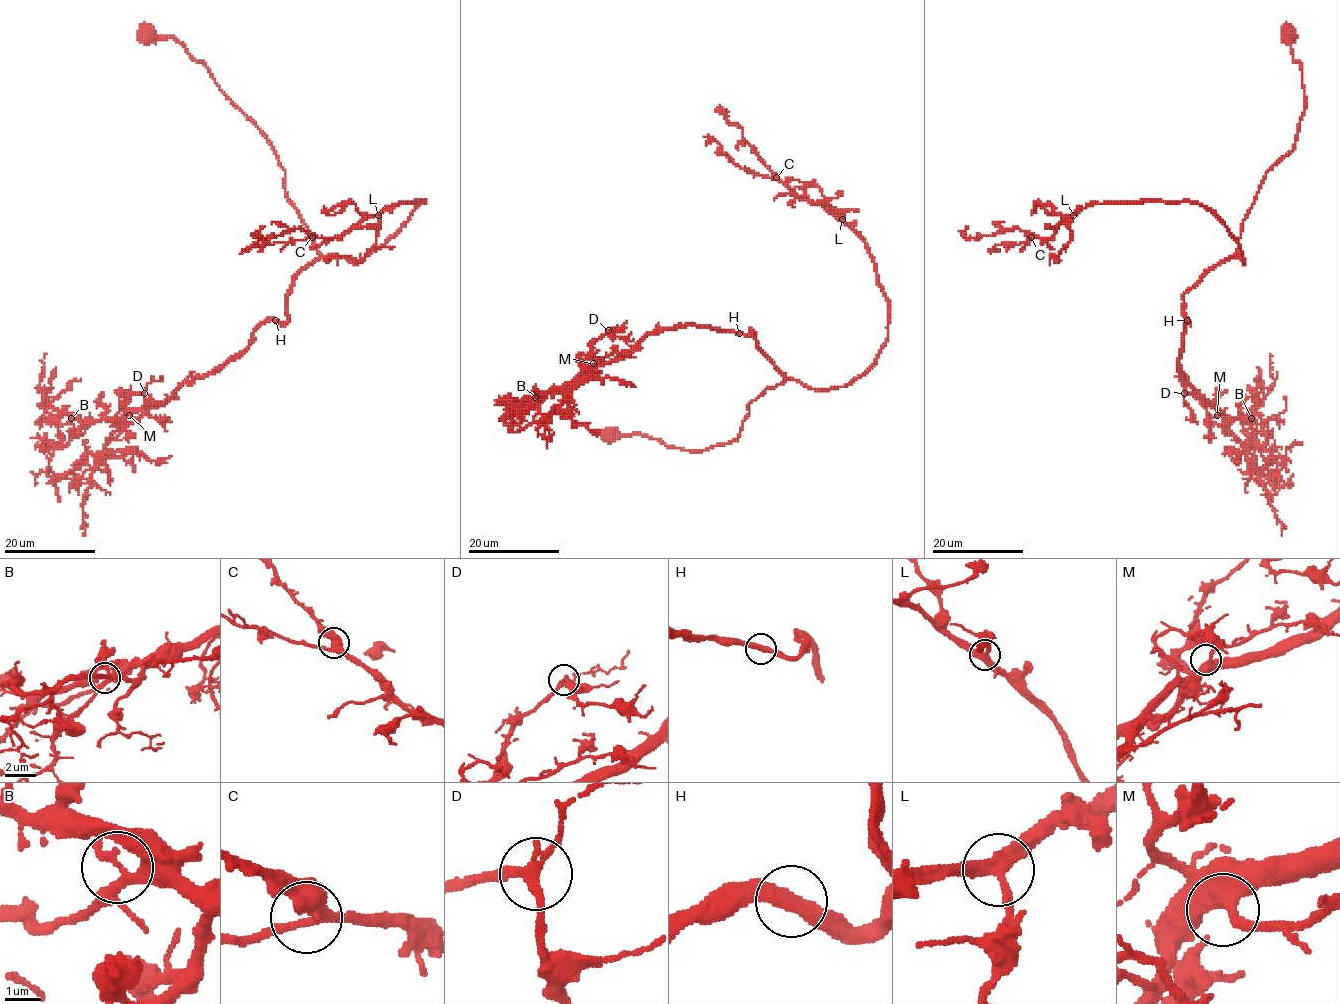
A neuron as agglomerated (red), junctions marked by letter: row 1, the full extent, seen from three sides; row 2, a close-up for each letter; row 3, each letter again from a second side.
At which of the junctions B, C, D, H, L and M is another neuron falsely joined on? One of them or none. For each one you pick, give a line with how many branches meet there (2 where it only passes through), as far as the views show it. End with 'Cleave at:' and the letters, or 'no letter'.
Cleave at: no letter

